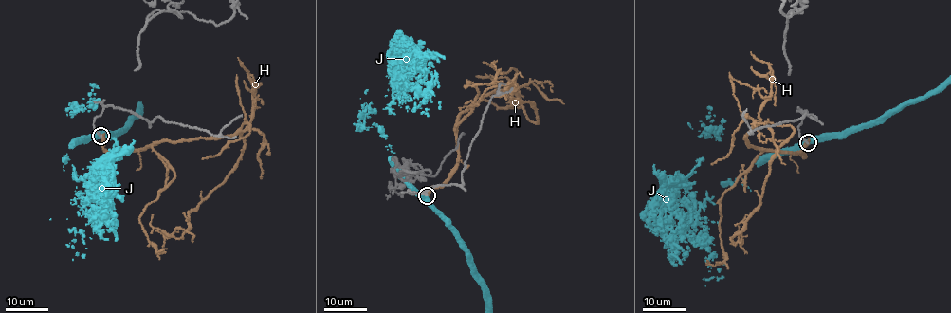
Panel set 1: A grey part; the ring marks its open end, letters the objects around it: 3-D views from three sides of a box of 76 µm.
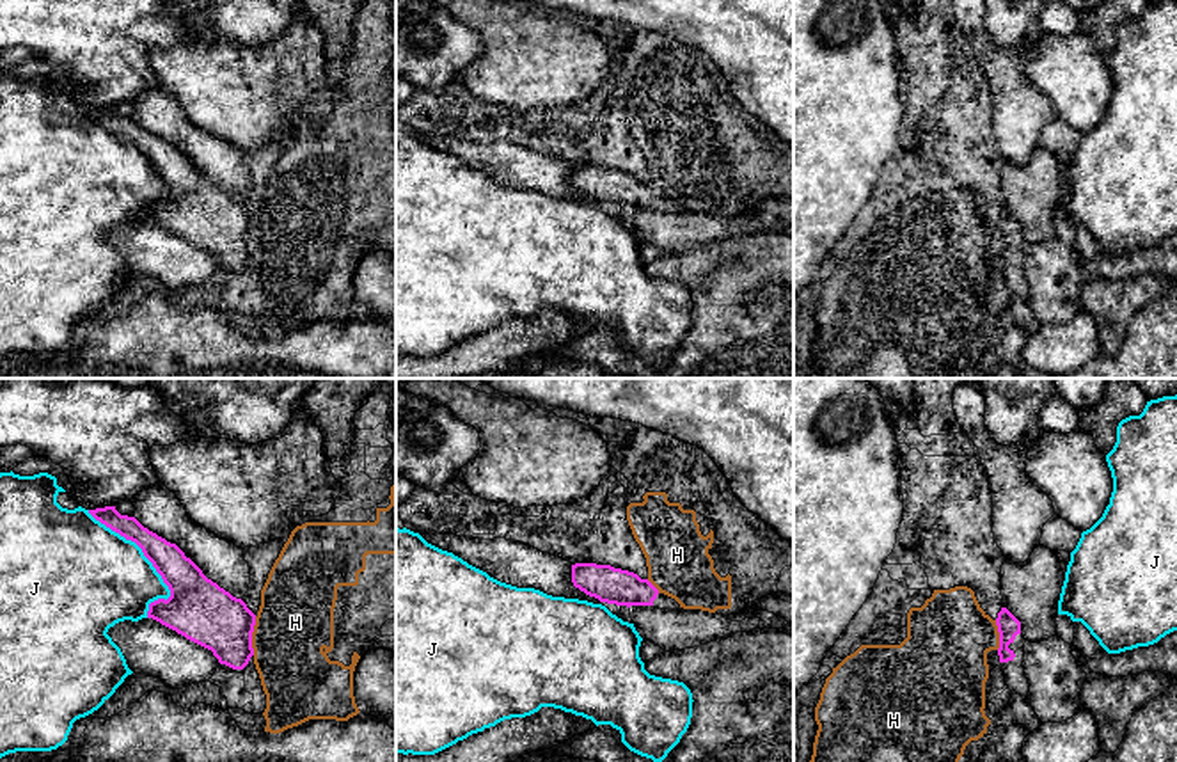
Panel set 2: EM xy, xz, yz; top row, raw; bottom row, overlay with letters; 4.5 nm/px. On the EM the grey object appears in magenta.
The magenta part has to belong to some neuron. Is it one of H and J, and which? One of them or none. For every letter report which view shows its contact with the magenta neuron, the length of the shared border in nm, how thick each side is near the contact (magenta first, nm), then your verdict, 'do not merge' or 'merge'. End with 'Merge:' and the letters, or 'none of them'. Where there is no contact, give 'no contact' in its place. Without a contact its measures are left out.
H: contact in xy; length 180 nm; calibres 280 and 360 nm; do not merge
J: contact in xy; length 550 nm; calibres 200 and 440 nm; do not merge
Merge: none of them

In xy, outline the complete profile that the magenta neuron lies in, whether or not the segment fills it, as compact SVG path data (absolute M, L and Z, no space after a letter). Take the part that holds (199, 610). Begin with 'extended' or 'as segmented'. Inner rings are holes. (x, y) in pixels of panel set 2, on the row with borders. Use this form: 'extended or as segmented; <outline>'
as segmented; M115 506L89 510L89 513L135 542L169 586L170 597L151 602L147 618L211 650L220 664L233 670L249 664L254 655L256 615L241 599L208 579L176 544L149 531L135 517L121 515Z

